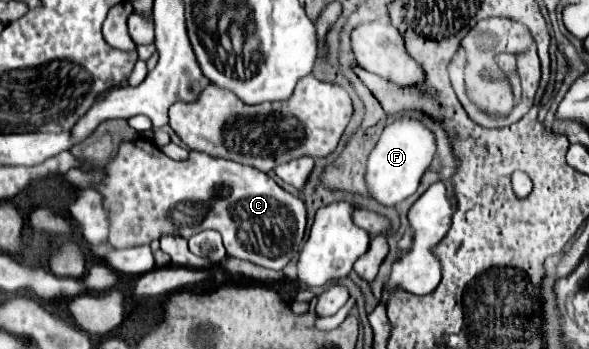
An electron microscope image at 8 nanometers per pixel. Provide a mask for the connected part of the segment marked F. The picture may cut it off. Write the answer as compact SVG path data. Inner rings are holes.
M401 116L393 120L383 130L377 146L369 156L365 176L369 192L385 206L399 204L417 190L419 178L429 168L433 156L435 156L435 134L429 130L429 126L425 126L423 120L411 116Z

